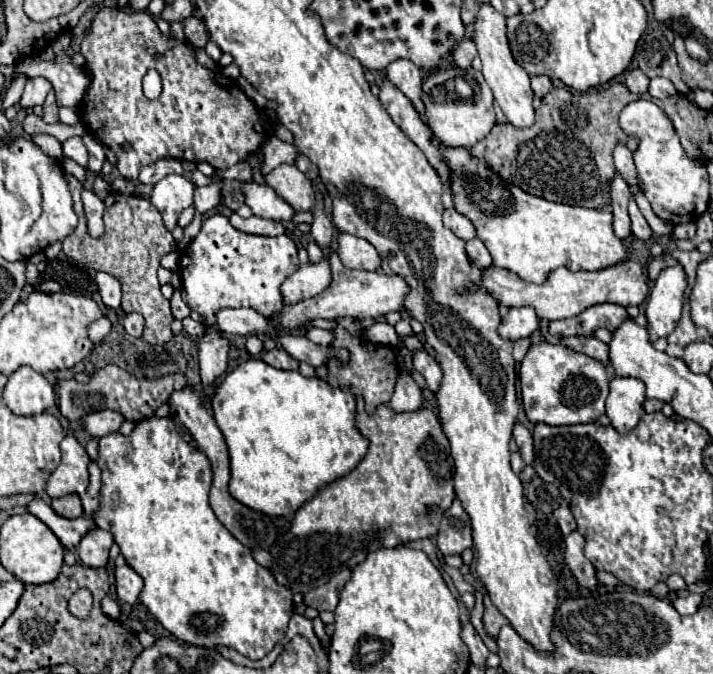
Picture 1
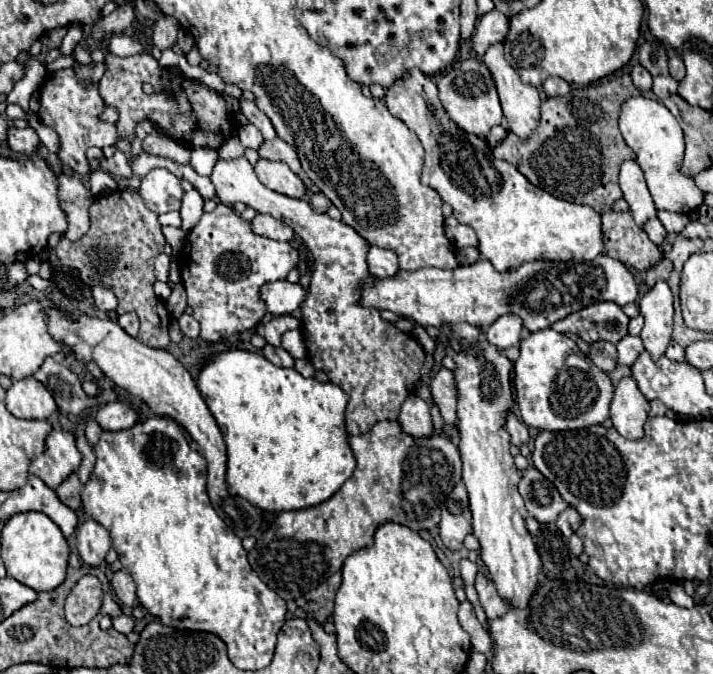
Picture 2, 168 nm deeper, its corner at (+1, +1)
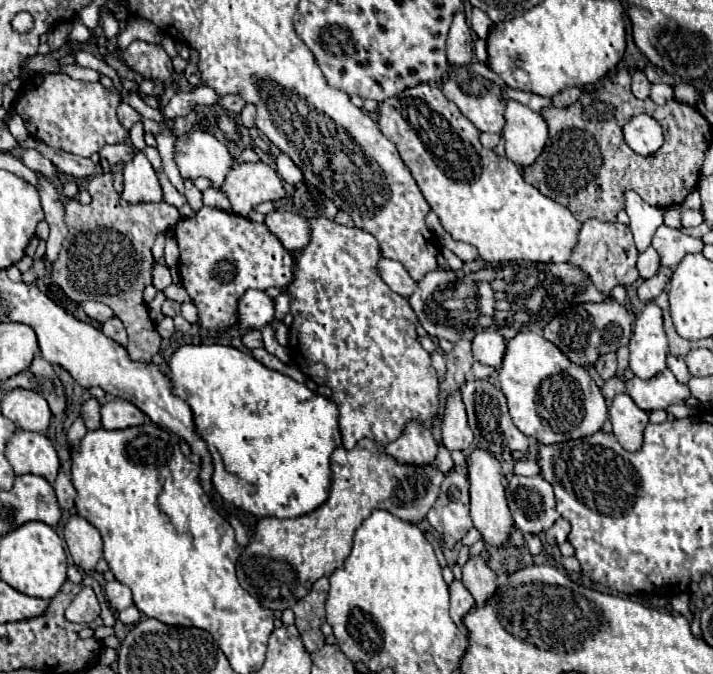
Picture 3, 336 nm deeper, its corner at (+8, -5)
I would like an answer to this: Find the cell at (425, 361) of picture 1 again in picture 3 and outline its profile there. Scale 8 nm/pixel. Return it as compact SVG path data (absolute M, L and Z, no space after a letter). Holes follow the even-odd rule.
M458 389L446 397L442 417L442 441L446 449L470 449L474 443L474 433L468 425L466 409Z

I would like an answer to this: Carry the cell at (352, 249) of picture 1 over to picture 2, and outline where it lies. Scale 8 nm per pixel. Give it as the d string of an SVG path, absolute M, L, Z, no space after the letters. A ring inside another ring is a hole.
M375 245L369 247L367 263L369 263L369 271L375 277L379 277L379 279L393 277L399 271L399 259L397 259L397 255L393 251L389 251L389 249L379 249Z

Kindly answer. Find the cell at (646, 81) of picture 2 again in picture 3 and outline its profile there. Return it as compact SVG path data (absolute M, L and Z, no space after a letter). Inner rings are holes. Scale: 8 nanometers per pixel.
M634 71L632 73L632 93L634 97L638 99L648 99L648 93L650 93L650 81L646 79L646 75L642 71Z

